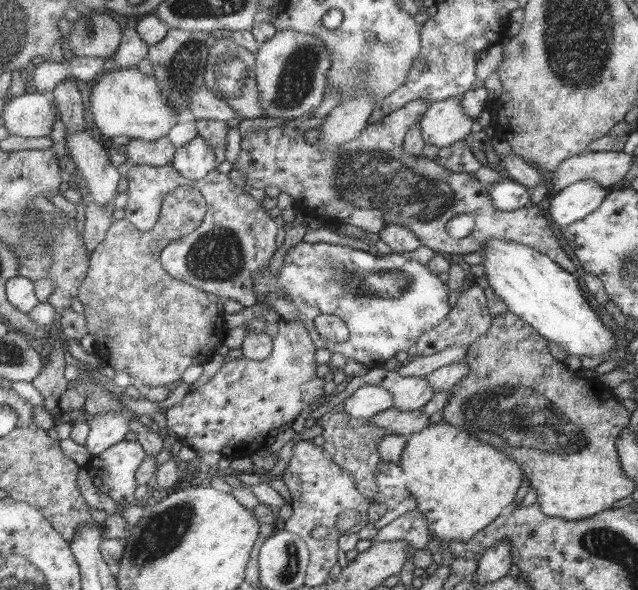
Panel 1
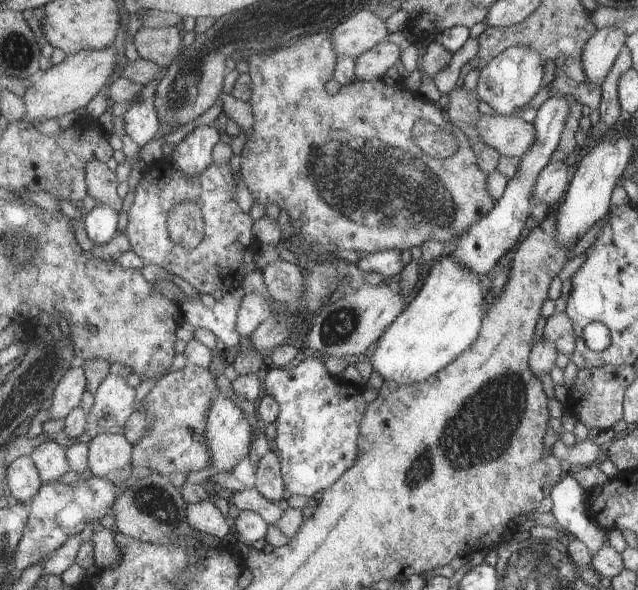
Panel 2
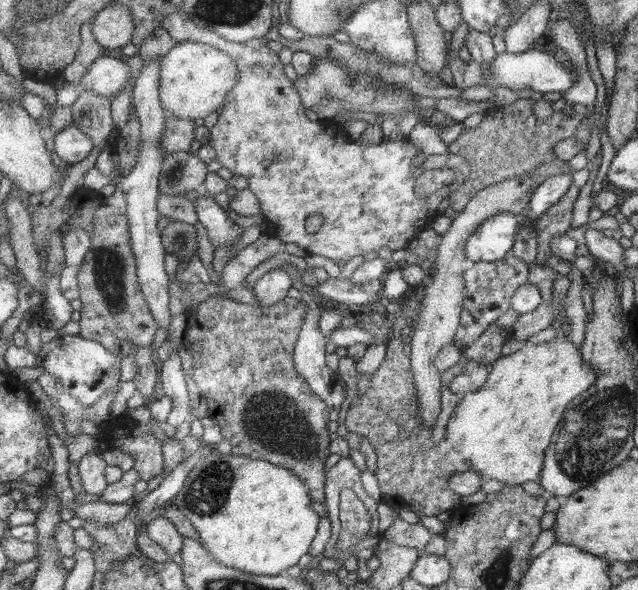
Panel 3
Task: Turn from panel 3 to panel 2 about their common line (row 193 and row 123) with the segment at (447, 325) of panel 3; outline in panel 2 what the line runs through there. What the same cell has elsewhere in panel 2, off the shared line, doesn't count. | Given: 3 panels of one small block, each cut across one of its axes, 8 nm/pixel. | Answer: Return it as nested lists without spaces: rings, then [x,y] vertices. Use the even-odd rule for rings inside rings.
[[[483,115],[477,123],[481,142],[498,150],[502,157],[520,157],[526,154],[537,140],[532,123],[513,115]]]

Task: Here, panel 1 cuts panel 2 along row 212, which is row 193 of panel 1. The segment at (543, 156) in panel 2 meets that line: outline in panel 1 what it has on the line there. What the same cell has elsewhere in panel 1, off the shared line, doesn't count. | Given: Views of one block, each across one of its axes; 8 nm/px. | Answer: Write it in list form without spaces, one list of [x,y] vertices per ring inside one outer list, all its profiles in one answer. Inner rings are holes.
[[[501,179],[496,184],[488,185],[490,199],[497,210],[513,212],[525,208],[531,203],[531,192],[522,184],[511,179]]]

